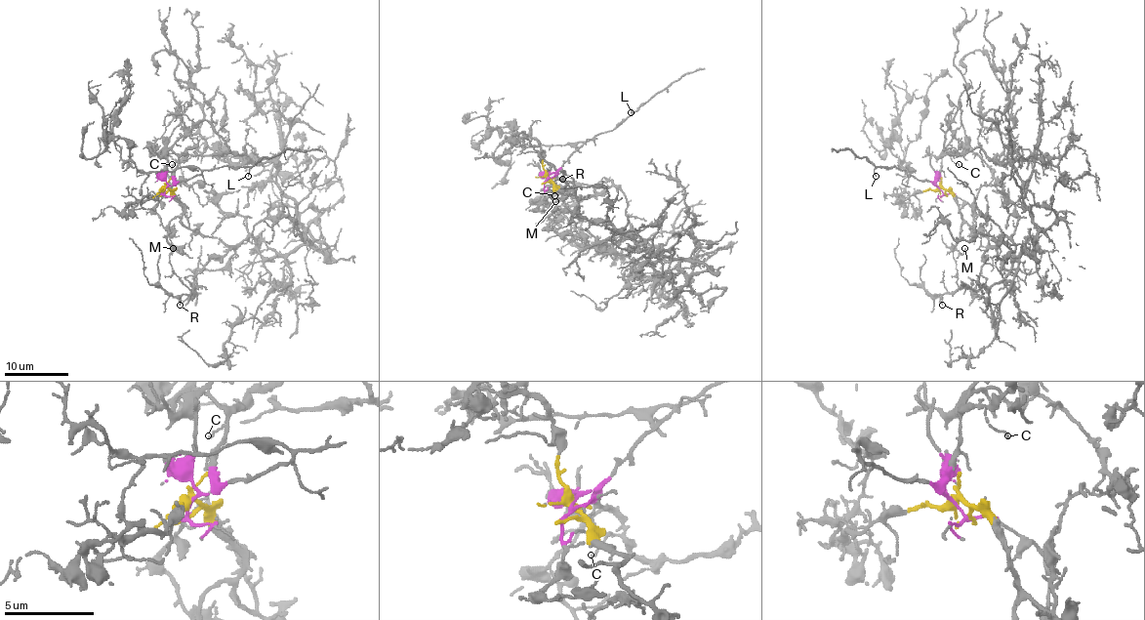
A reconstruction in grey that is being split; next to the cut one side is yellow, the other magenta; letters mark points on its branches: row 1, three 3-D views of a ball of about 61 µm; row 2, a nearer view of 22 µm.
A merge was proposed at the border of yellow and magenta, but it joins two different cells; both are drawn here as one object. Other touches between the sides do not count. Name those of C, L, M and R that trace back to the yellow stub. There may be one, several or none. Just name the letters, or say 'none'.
M, R

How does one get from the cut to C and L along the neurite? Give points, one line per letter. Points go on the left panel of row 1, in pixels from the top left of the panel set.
C: (165, 187), (173, 185), (173, 171), (183, 153), (171, 165)
L: (165, 187), (220, 167), (248, 167), (248, 176)

